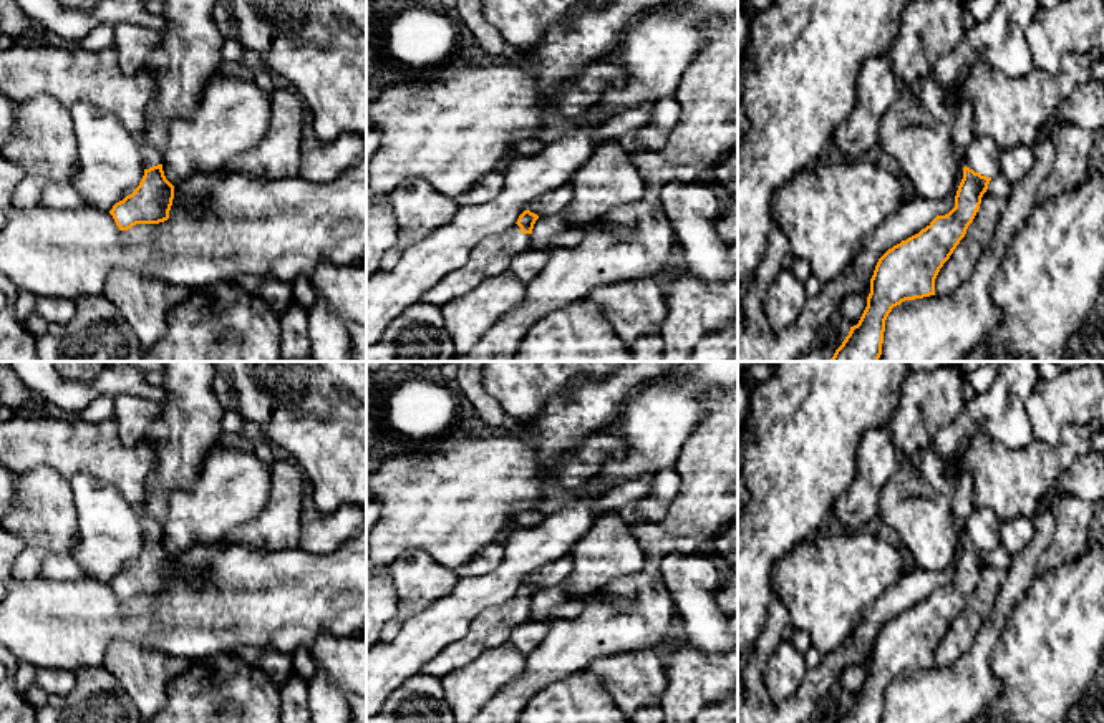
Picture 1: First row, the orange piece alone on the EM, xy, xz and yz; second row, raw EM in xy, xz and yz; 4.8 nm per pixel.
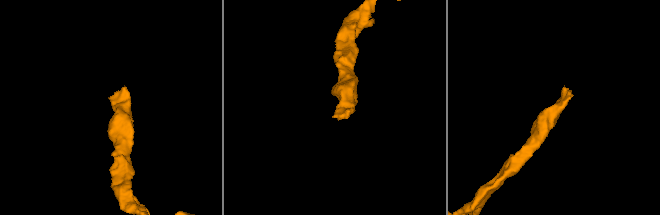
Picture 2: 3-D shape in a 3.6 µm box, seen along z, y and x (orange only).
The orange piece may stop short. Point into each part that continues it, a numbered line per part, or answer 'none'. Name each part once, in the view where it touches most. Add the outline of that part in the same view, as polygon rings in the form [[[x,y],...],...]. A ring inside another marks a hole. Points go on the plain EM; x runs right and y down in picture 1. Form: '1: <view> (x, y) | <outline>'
1: yz (983, 528) | [[[976,507],[965,522],[963,534],[981,547],[995,549],[996,546],[1001,546],[1001,526],[1003,522],[991,509]]]

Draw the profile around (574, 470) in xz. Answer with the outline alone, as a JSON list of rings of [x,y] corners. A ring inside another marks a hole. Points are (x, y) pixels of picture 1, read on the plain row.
[[[612,431],[587,436],[574,453],[564,454],[557,463],[554,483],[564,489],[580,488],[598,474],[607,459],[620,459],[625,444]]]

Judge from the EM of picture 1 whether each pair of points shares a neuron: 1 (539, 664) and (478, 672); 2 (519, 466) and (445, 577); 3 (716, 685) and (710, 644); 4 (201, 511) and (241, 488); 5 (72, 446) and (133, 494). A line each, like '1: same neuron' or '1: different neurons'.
1: different neurons
2: different neurons
3: different neurons
4: same neuron
5: same neuron

